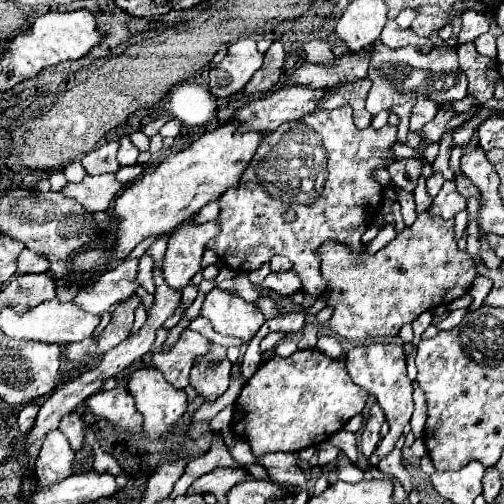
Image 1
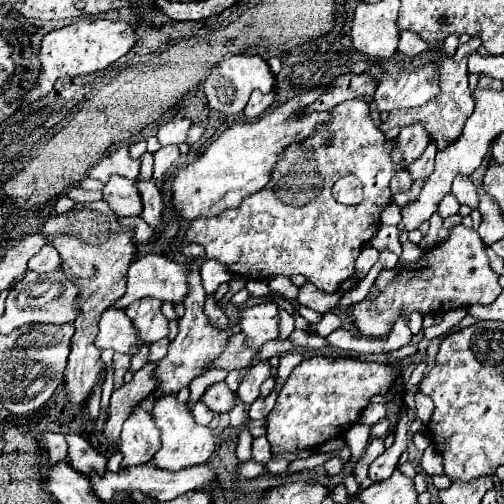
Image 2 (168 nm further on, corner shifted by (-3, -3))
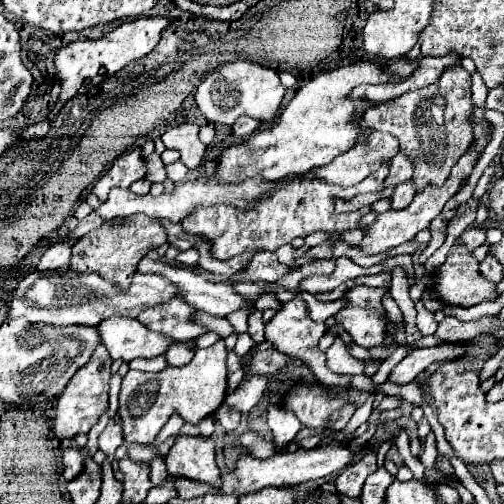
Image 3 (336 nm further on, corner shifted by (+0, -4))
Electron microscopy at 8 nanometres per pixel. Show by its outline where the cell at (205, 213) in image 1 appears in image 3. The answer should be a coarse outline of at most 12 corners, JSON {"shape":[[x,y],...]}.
{"shape":[[195,248],[181,252],[177,264],[197,268],[199,252]]}

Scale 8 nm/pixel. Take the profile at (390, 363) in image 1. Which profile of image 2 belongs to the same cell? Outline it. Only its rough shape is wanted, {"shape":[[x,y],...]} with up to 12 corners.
{"shape":[[400,413],[394,443],[368,469],[372,481],[388,479],[408,443],[406,413]]}

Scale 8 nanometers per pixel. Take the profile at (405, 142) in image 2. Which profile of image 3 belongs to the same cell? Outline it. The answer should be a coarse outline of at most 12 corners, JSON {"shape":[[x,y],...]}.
{"shape":[[403,152],[391,160],[387,188],[407,182],[413,174]]}

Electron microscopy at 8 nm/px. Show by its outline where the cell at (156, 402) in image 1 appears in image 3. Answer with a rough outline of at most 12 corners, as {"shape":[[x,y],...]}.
{"shape":[[181,436],[165,458],[177,478],[221,488],[211,438]]}

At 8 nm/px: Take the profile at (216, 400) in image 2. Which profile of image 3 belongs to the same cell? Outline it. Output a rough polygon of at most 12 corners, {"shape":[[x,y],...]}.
{"shape":[[225,406],[215,412],[227,432],[237,430],[241,414]]}

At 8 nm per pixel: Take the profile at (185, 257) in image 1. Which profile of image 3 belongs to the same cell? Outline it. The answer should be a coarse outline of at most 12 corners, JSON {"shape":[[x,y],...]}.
{"shape":[[225,342],[183,368],[129,370],[125,442],[153,444],[179,414],[199,424],[227,394]]}

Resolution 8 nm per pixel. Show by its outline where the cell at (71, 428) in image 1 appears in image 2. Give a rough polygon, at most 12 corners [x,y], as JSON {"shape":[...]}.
{"shape":[[66,433],[70,465],[90,475],[106,457],[76,433]]}

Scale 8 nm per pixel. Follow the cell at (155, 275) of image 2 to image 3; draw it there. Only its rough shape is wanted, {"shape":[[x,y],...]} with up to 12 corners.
{"shape":[[143,258],[137,270],[161,274],[187,290],[197,310],[223,318],[253,302],[231,284]]}

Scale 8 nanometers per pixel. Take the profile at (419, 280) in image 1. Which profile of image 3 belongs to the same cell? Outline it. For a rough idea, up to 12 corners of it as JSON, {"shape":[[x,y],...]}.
{"shape":[[459,242],[435,274],[445,304],[497,300],[479,262]]}

